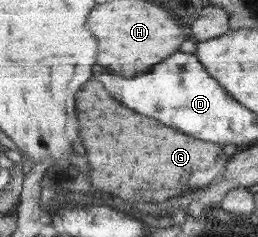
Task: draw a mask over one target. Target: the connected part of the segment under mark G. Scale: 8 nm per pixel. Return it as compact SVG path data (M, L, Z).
M92 79L86 82L82 91L77 93L77 97L78 117L82 123L82 139L88 149L90 165L94 169L90 181L96 191L106 191L128 203L166 201L170 197L178 197L178 195L210 186L229 165L231 156L224 153L222 143L206 143L202 139L194 139L186 133L166 127L164 123L160 123L156 119L150 119L146 115L140 115L140 113L128 109L126 105L118 103L118 100L111 95L101 81Z

